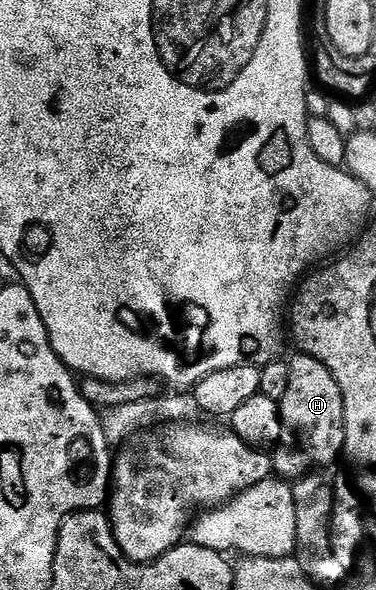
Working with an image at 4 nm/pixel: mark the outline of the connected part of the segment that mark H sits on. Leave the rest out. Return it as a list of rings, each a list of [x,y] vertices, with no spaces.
[[[295,354],[289,360],[291,389],[281,402],[283,429],[273,452],[273,468],[282,479],[295,482],[343,456],[345,446],[345,406],[337,378],[317,358]]]

